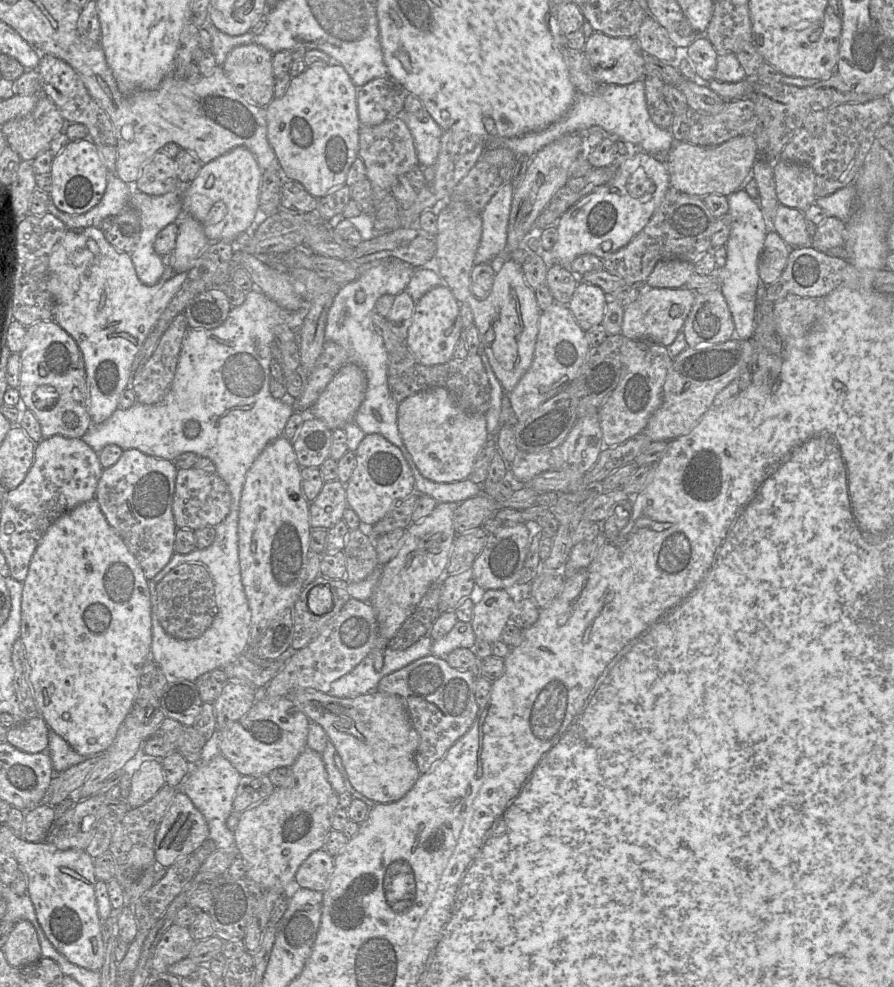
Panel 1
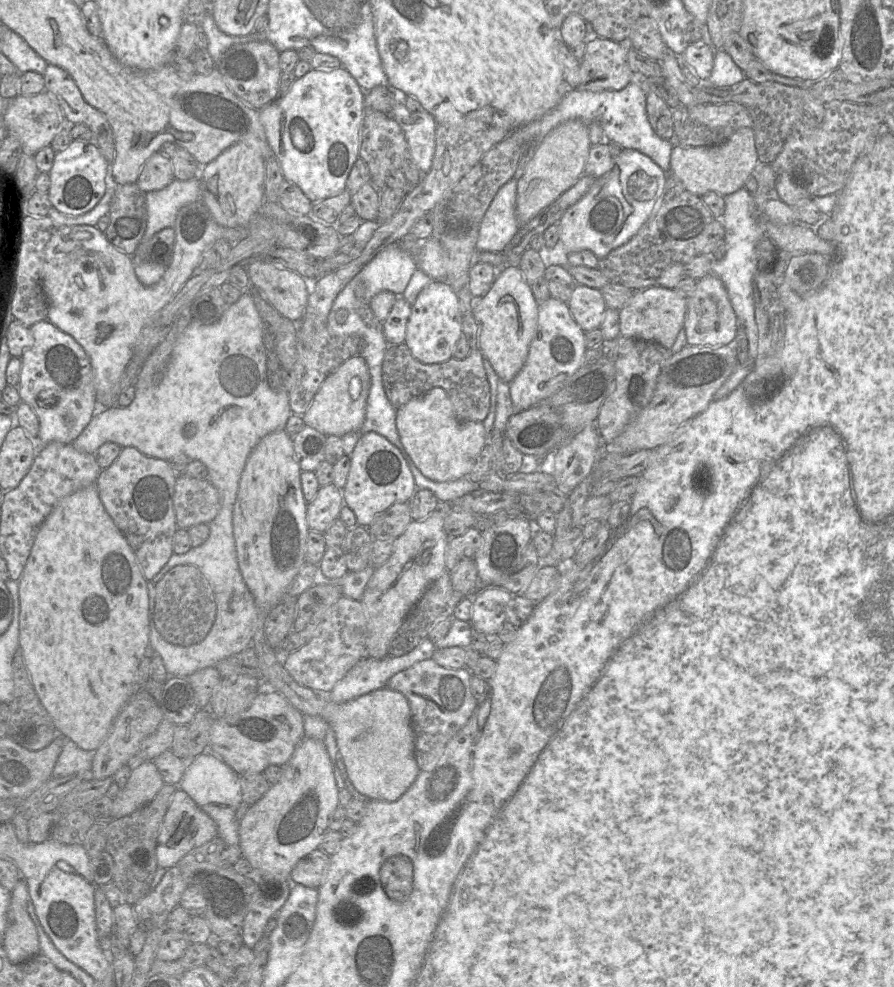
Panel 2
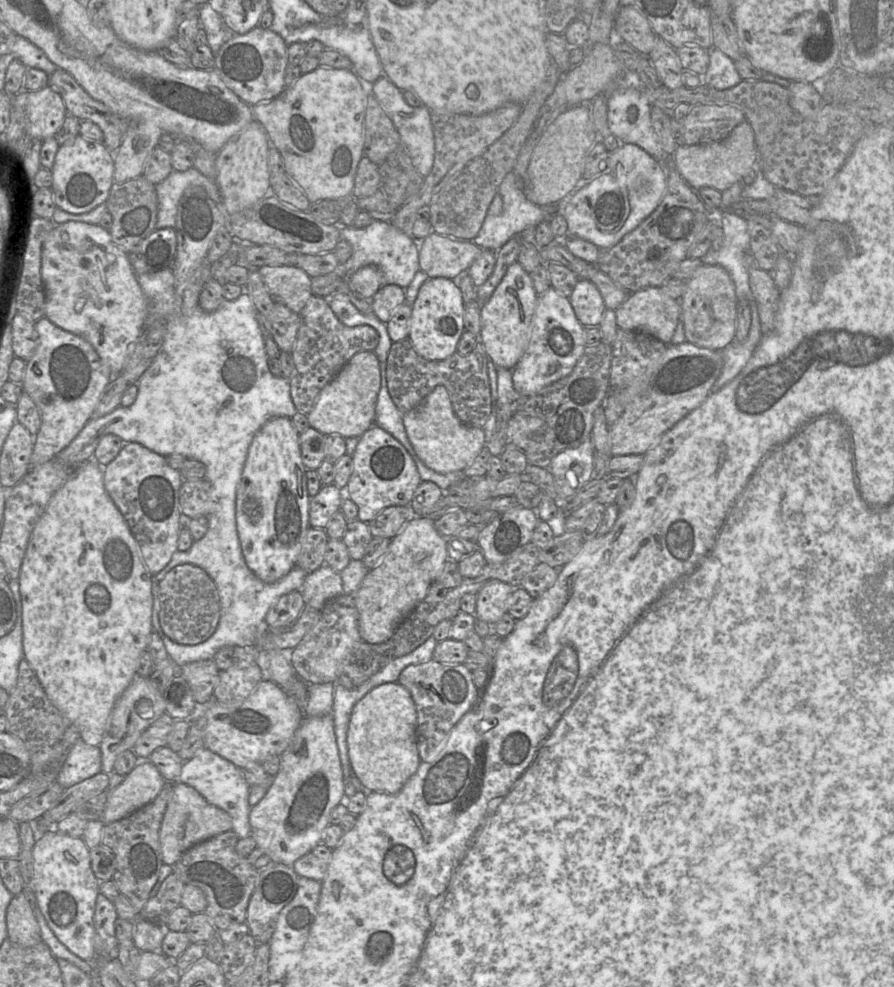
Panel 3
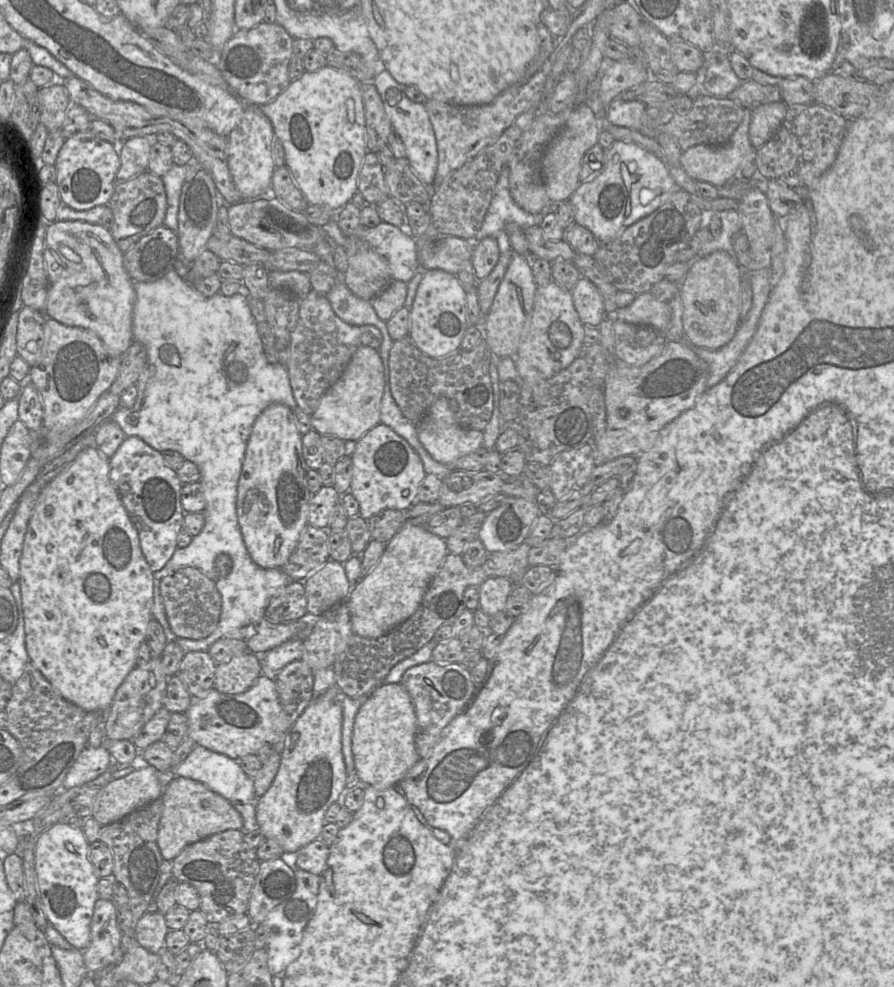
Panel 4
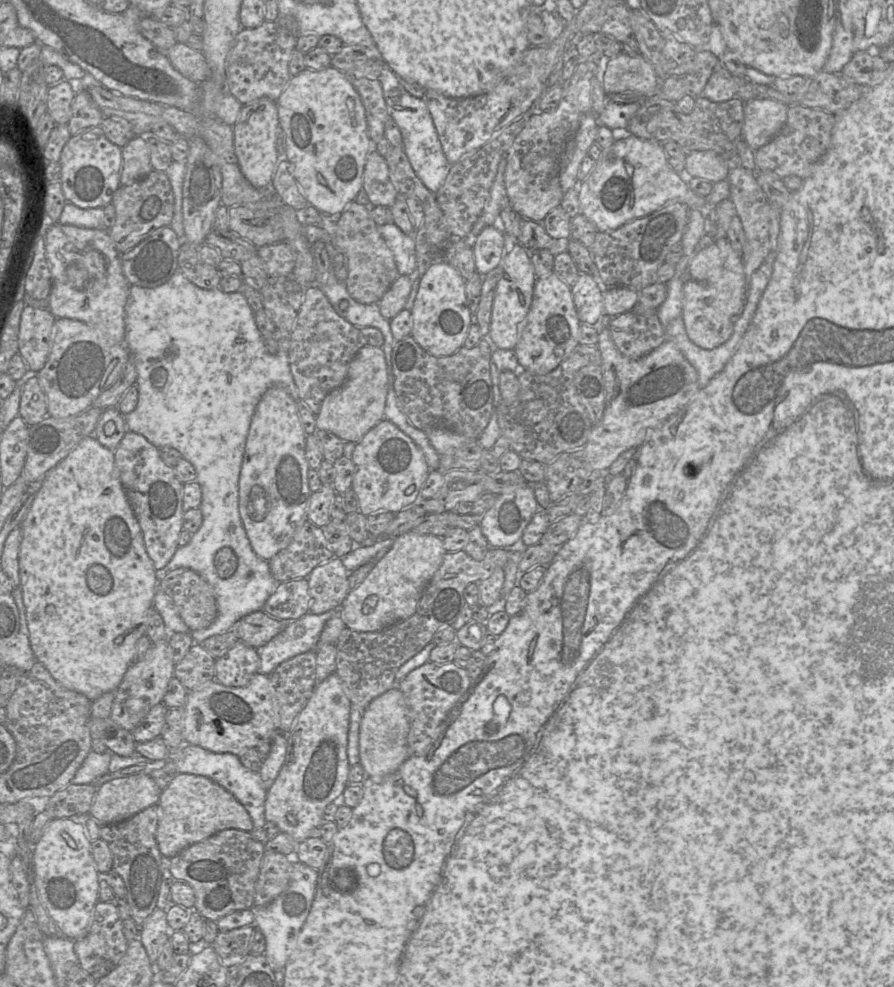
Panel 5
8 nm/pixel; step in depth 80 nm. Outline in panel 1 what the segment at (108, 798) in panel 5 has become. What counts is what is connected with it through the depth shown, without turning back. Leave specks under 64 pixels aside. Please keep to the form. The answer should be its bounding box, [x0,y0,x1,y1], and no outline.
[127,759,165,809]

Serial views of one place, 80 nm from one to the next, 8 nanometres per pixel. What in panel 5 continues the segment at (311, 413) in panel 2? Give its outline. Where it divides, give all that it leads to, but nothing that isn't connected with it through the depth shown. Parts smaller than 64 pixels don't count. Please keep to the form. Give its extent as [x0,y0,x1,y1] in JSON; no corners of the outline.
[316,346,388,443]

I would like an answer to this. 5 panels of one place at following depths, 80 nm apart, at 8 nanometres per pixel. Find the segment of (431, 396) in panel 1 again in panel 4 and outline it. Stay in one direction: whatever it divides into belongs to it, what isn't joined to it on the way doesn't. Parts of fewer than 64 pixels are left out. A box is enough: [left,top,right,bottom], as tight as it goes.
[417,396,483,465]

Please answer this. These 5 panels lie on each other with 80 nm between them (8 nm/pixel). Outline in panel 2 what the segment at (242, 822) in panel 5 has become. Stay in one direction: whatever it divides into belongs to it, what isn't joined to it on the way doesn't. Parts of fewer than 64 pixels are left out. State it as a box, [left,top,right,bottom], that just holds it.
[156,788,217,869]

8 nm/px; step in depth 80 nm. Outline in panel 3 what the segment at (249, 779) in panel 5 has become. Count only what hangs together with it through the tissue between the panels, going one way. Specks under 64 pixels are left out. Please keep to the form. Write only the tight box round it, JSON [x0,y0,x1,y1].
[179,747,252,839]

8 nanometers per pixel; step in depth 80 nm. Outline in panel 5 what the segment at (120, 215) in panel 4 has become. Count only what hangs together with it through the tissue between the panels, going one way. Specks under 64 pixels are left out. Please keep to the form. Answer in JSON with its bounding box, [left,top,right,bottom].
[109,170,174,254]

